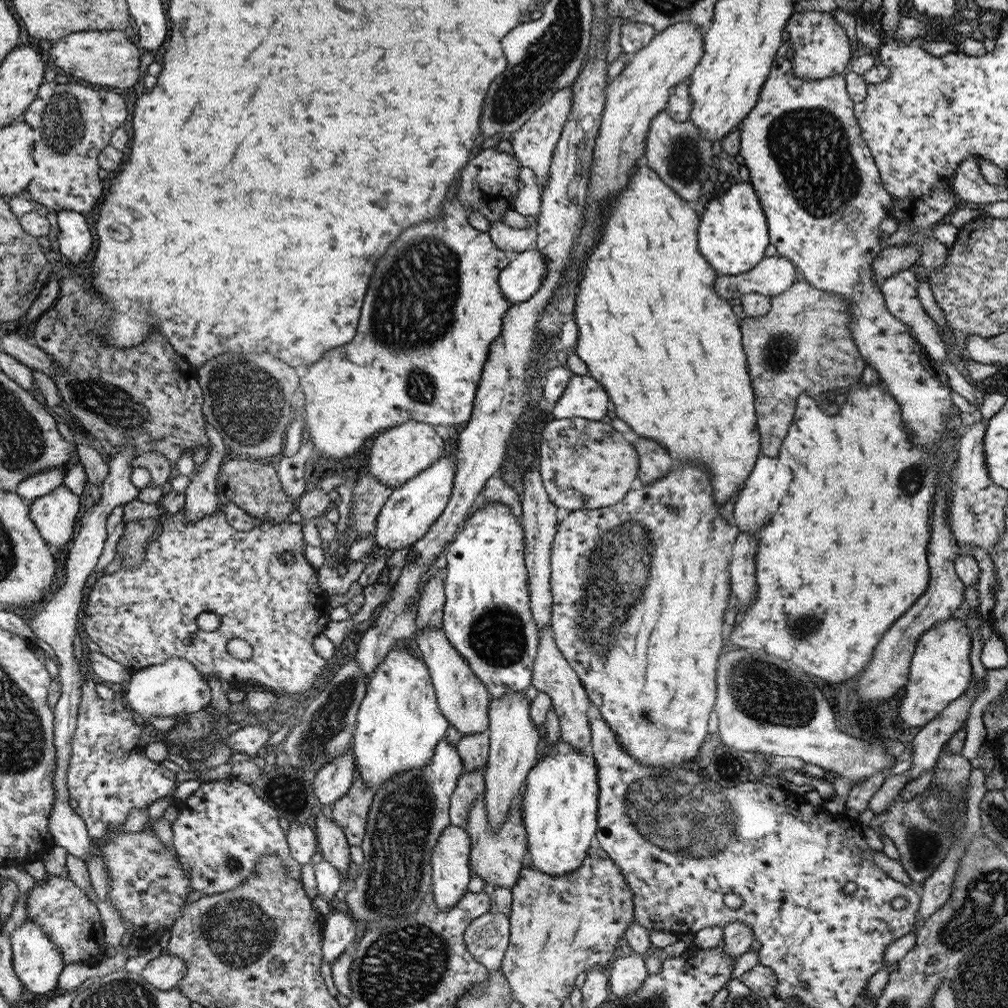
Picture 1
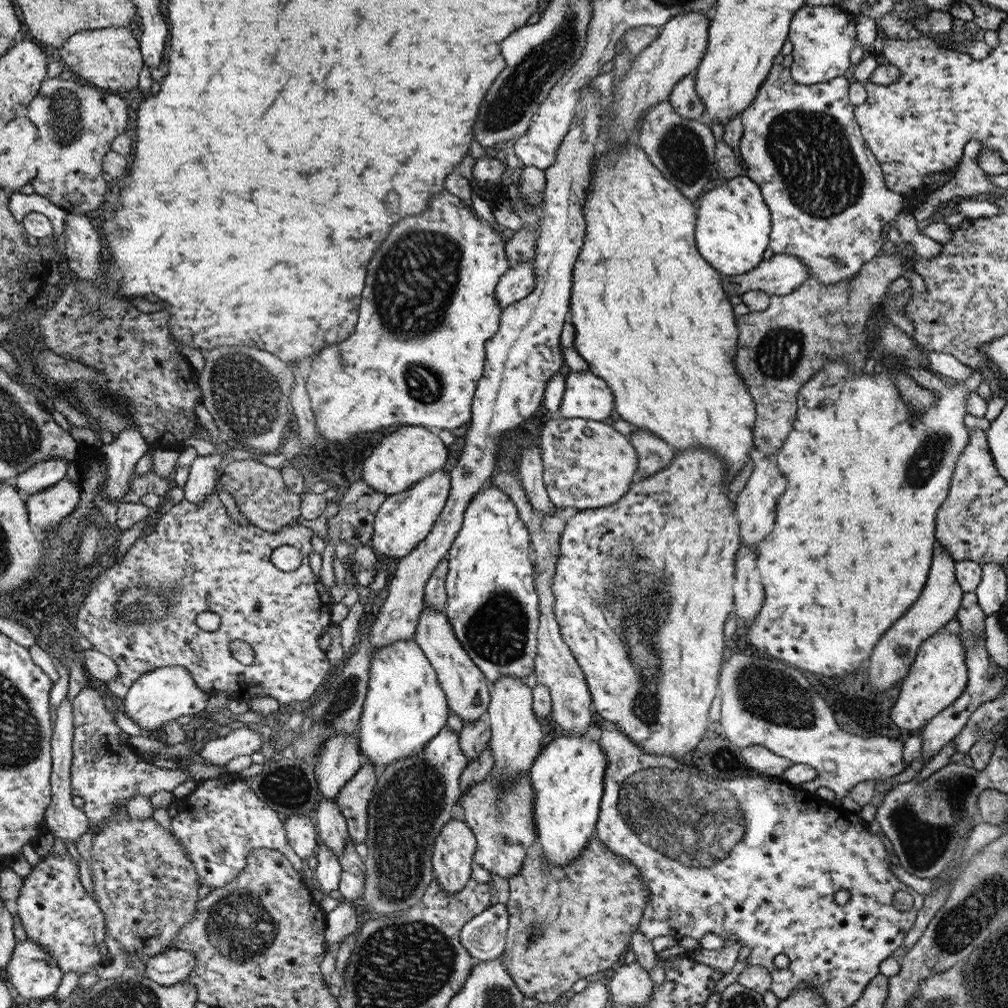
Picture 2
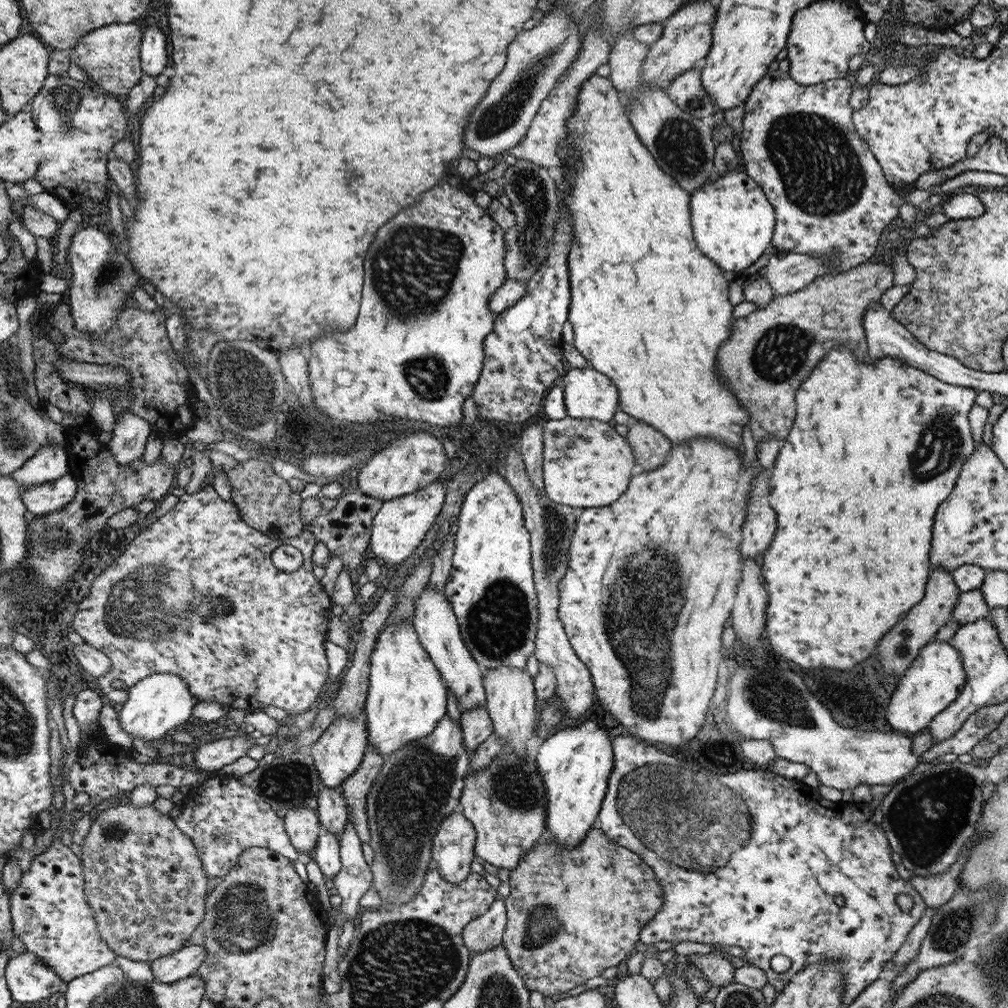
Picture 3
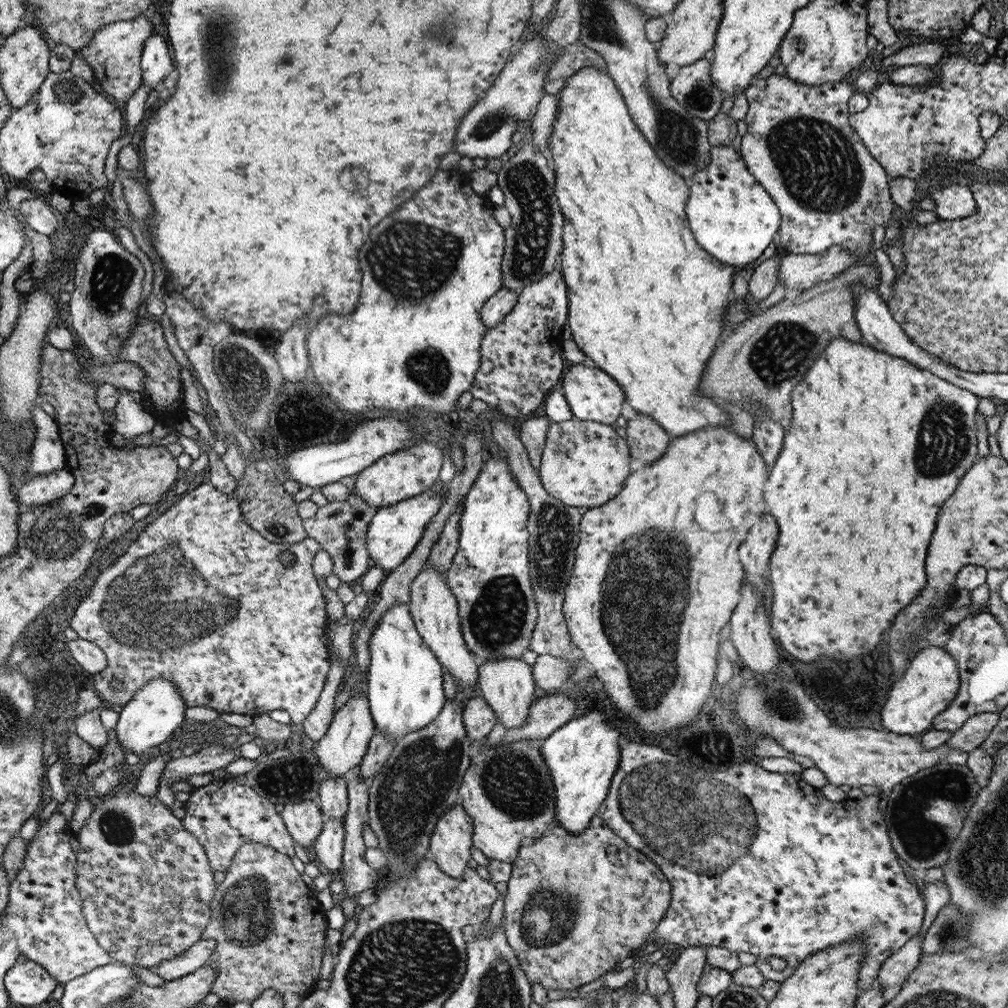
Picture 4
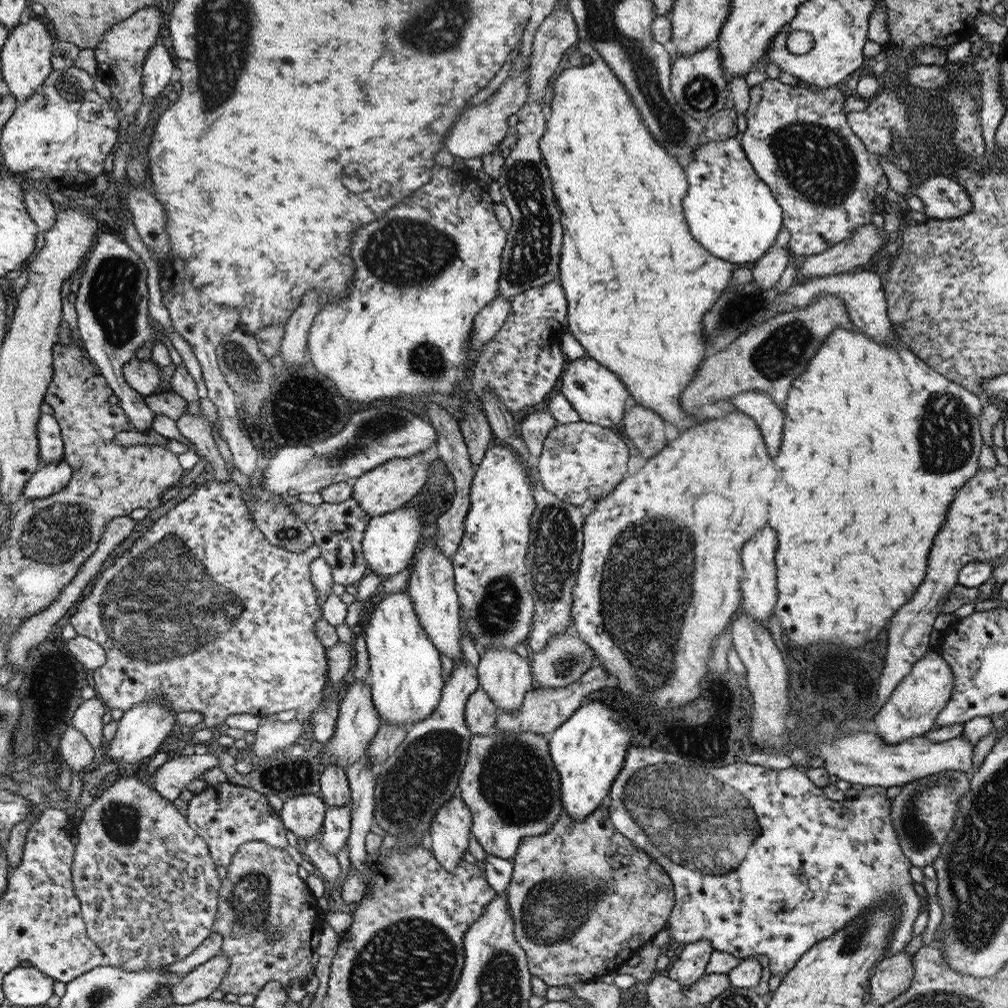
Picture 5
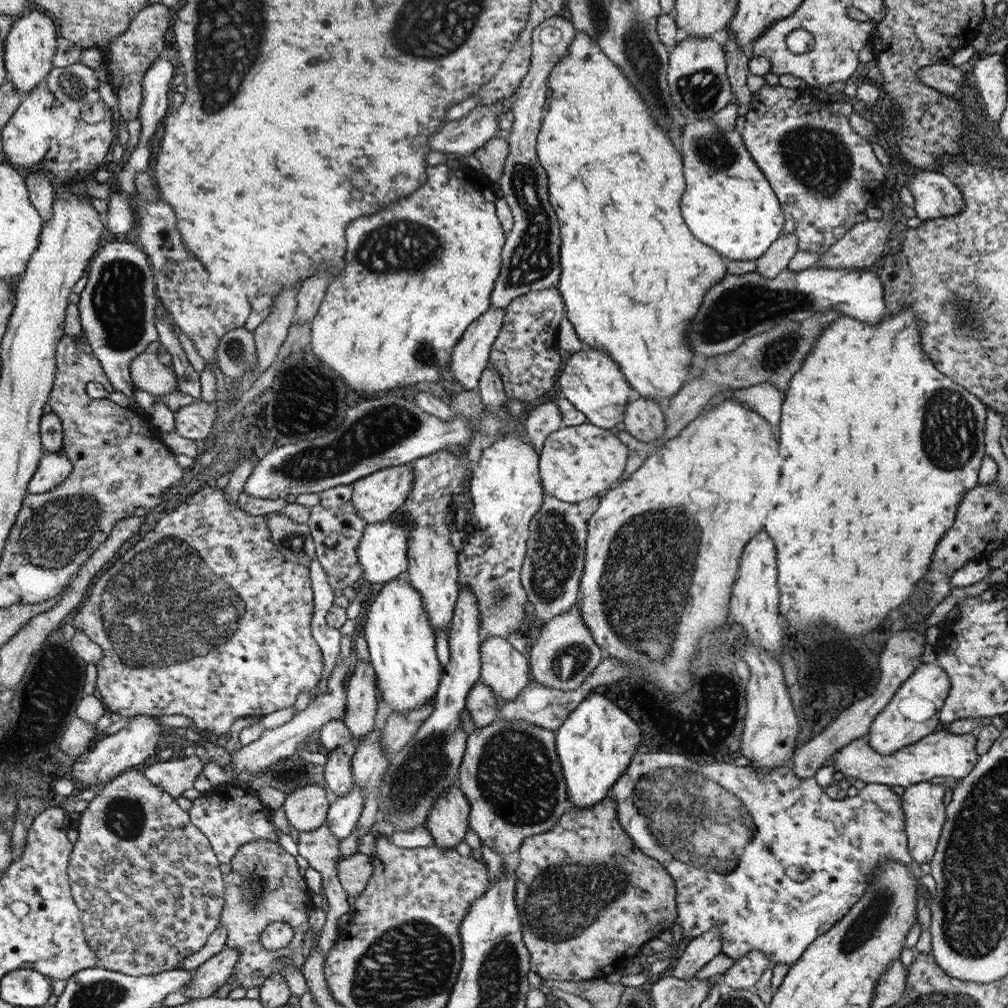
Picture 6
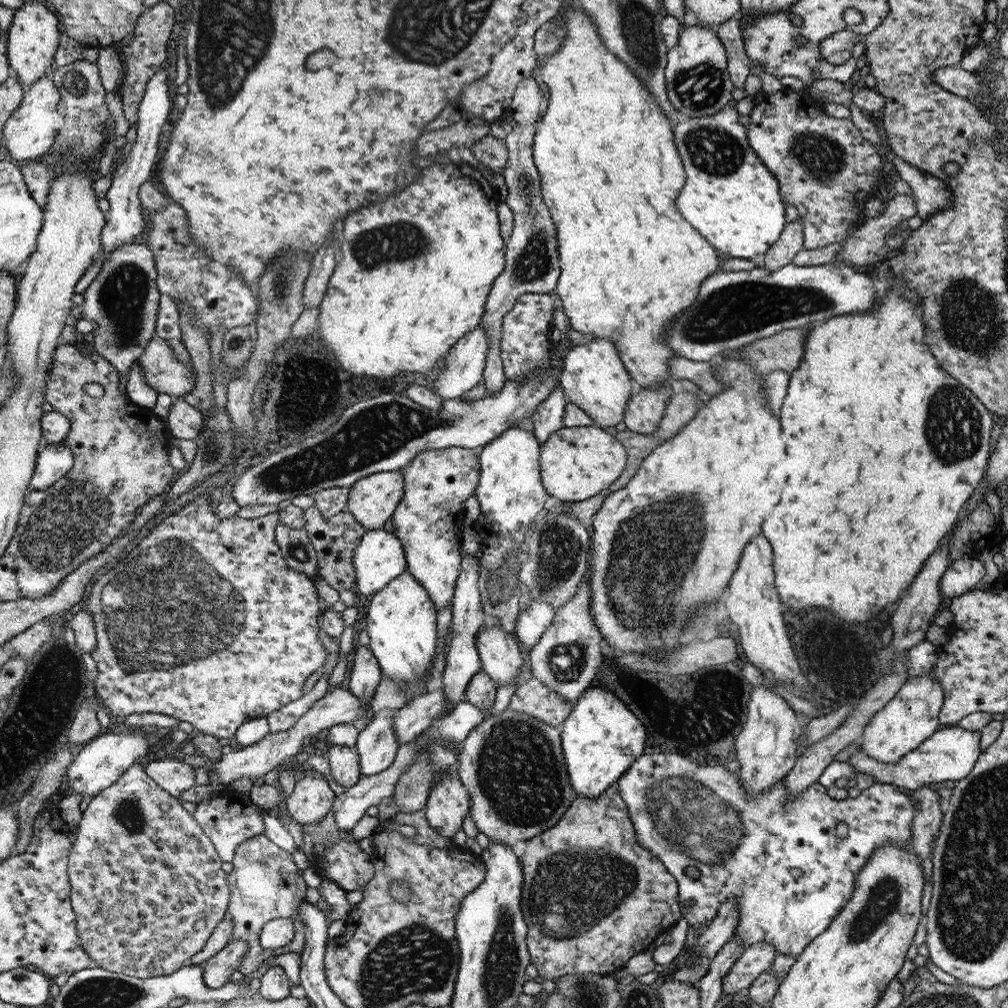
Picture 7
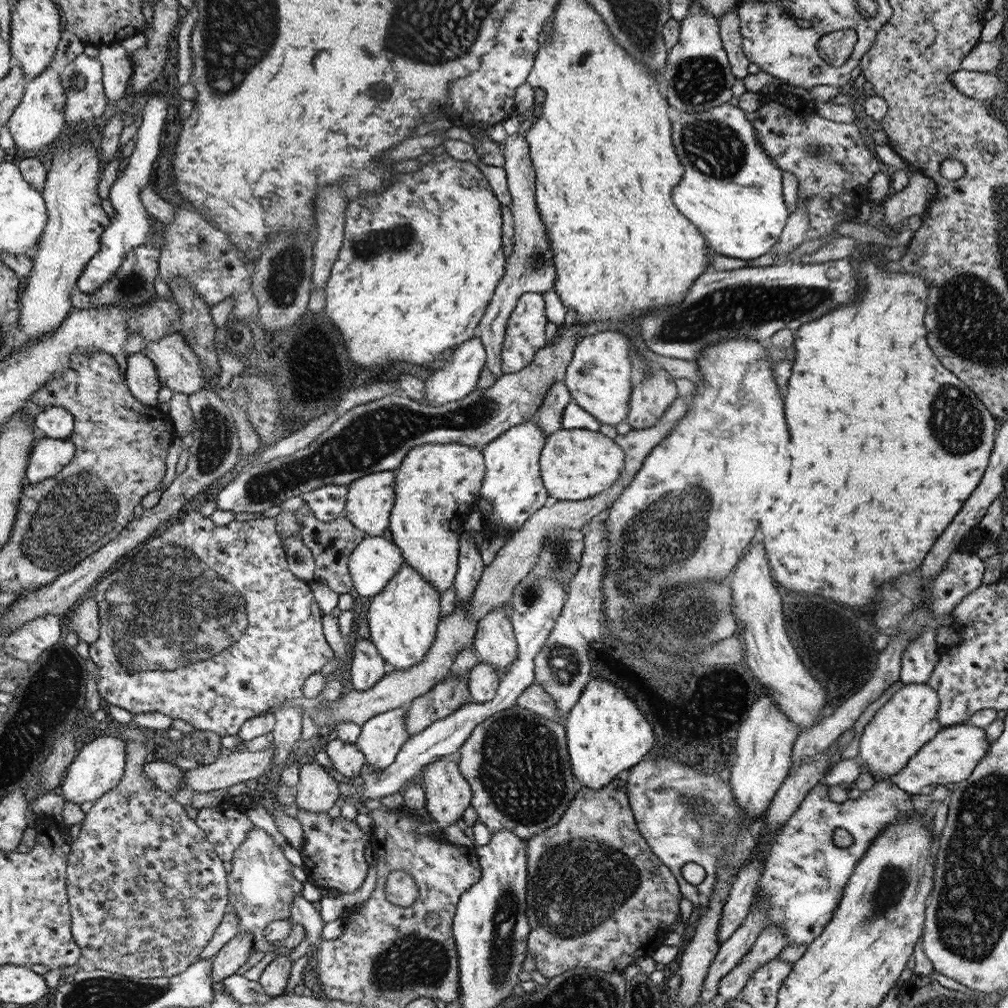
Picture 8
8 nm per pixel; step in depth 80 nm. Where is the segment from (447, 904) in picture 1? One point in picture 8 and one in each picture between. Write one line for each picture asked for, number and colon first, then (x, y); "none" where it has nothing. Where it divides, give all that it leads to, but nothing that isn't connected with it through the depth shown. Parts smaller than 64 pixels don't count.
2: (453, 852)
3: (452, 853)
4: (450, 846)
5: (450, 830)
6: (448, 821)
7: (449, 802)
8: (448, 792)

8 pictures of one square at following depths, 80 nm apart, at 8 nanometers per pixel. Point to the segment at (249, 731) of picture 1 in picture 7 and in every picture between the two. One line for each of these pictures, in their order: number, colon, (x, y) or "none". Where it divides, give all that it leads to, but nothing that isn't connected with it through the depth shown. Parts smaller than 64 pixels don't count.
2: (242, 741)
3: (213, 756)
4: (208, 759)
5: (173, 777)
6: (174, 776)
7: (173, 775)

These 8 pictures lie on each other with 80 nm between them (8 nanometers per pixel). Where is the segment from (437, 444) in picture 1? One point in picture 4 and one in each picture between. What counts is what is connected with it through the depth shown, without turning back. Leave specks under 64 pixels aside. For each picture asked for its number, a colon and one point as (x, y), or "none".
2: (405, 457)
3: (407, 464)
4: (406, 473)

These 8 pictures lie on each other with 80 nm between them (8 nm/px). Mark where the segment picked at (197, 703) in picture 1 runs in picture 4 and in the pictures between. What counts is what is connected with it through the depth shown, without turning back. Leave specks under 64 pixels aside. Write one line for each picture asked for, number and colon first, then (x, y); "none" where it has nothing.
2: (164, 694)
3: (159, 703)
4: (157, 709)

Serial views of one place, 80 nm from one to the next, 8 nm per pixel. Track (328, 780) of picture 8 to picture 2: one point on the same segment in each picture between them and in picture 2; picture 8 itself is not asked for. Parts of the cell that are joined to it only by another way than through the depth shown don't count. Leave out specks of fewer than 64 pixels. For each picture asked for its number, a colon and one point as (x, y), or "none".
2: (302, 833)
3: (303, 826)
4: (304, 820)
5: (304, 815)
6: (306, 809)
7: (311, 800)

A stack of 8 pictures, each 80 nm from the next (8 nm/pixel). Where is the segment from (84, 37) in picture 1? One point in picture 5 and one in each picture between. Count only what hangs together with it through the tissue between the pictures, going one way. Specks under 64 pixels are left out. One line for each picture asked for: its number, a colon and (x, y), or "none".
2: (111, 58)
3: (112, 55)
4: (115, 53)
5: (120, 56)

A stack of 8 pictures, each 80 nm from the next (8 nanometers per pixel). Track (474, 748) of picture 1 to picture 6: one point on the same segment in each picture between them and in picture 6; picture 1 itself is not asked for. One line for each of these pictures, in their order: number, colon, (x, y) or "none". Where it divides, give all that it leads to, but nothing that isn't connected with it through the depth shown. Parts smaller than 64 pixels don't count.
2: (474, 737)
3: (477, 725)
4: (479, 719)
5: (481, 712)
6: (482, 706)

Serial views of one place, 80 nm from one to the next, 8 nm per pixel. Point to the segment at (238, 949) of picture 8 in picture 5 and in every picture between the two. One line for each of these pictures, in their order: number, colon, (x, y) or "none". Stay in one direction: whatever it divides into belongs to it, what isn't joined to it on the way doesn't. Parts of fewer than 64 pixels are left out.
5: (203, 980)
6: (208, 977)
7: (217, 970)

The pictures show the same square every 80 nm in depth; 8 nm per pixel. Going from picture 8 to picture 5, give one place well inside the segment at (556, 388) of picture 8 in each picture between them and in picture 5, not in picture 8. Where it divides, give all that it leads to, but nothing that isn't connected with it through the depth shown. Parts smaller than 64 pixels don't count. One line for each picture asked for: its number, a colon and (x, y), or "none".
5: (534, 429)
6: (545, 419)
7: (548, 418)

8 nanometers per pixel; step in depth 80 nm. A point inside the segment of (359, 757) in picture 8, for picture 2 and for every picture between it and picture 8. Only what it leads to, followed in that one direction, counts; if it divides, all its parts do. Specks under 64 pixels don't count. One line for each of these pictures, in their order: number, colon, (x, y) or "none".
2: (331, 825)
3: (331, 810)
4: (334, 801)
5: (334, 789)
6: (338, 776)
7: (344, 763)

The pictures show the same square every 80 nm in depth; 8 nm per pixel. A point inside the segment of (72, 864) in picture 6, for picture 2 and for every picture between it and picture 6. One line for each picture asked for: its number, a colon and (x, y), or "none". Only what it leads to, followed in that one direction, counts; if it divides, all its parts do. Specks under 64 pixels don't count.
2: (147, 885)
3: (146, 883)
4: (146, 883)
5: (147, 884)

